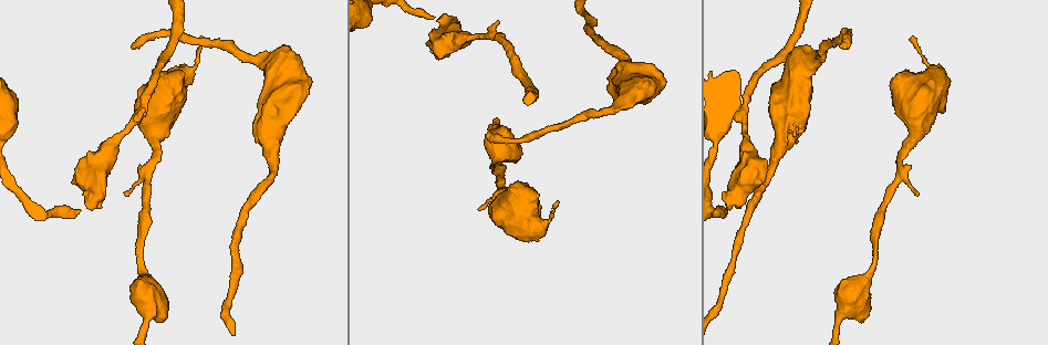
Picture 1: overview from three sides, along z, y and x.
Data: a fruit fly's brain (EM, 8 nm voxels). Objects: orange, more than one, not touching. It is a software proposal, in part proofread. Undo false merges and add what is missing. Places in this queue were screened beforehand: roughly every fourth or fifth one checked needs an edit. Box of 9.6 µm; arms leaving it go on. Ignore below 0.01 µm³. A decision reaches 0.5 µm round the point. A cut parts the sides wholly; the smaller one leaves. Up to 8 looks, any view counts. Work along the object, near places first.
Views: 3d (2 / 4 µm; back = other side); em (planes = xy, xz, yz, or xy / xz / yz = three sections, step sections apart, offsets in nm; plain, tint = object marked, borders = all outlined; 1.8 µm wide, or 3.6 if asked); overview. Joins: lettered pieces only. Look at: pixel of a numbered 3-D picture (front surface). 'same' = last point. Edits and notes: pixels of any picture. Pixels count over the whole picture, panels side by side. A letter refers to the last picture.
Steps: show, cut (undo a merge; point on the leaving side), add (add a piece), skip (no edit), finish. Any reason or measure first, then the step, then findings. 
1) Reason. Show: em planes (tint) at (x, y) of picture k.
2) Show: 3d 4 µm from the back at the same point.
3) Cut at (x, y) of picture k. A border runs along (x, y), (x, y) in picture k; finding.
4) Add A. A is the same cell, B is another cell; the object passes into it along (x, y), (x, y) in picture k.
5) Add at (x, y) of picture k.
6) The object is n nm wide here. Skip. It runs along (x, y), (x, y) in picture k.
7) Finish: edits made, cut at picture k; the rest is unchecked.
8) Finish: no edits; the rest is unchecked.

Calibre changes. Show: 3d 4 µm at (790, 122) of picture 1.

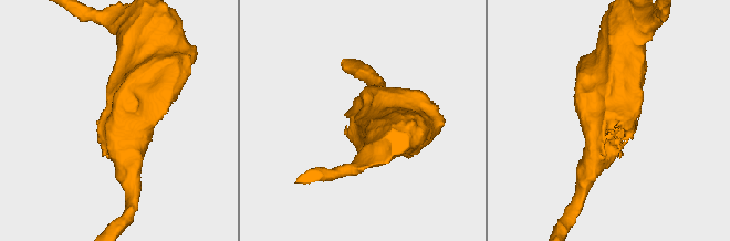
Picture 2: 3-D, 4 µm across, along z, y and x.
Now the EM. Show: em 3.6 µm xz step 8 (tint) at (358, 126) of picture 2.

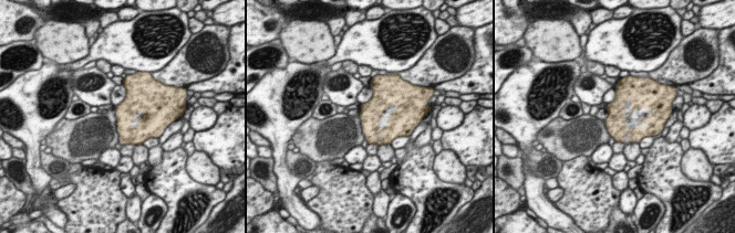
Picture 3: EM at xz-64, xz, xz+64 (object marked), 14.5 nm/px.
Show: em 3.6 µm planes (borders) at the same point.

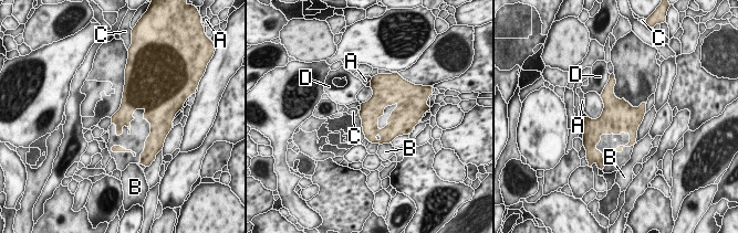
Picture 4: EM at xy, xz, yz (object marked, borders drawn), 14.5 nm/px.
Skip. A, B, C and D are other cells; a border runs along (110, 118), (111, 124) in picture 4; all the same cell.

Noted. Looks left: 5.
Long arm stops here. Show: em xz step 16 (borders) at (486, 136) of picture 1.

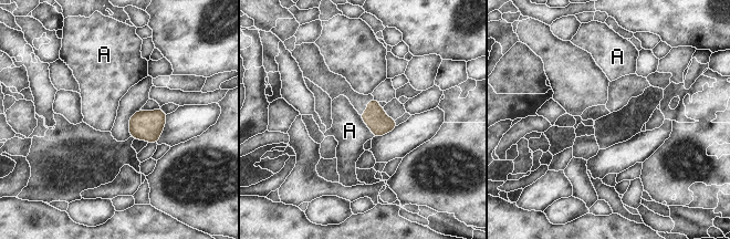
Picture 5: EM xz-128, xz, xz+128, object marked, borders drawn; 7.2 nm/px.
Another direction. Show: em planes (borders) at the same point.

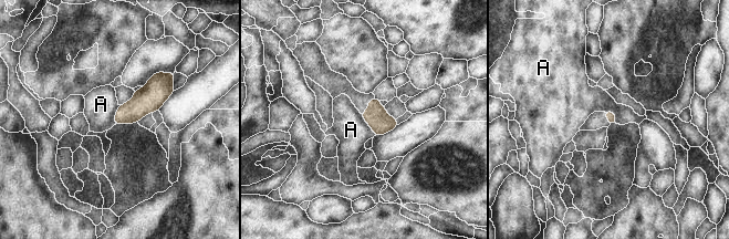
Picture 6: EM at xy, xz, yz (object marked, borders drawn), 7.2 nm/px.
Skip. A is another cell; a border runs along (361, 114), (375, 135) in picture 6; none of them fits.

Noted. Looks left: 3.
End of a long branch. Show: 3d 2 µm at (79, 212) of picture 1.

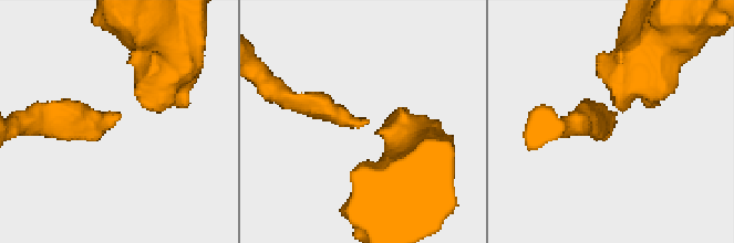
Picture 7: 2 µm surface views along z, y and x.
Show: em planes (tint) at (611, 117) of picture 7.

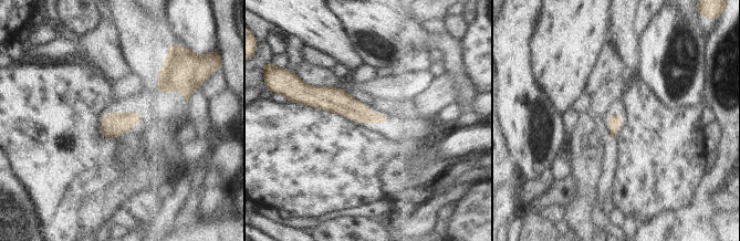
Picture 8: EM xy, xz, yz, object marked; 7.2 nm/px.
Show: em planes (borders) at the same point.

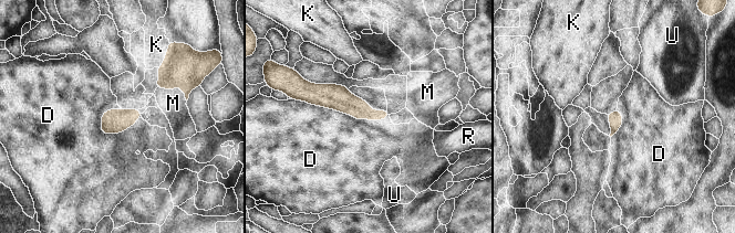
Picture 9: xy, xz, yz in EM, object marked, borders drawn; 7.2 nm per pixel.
Skip. D, K, M, R and U are other cells; it runs along (307, 92), (385, 114) in picture 9; none of them fits.

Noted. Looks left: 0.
Finish: no edits; the rest is unchecked.

